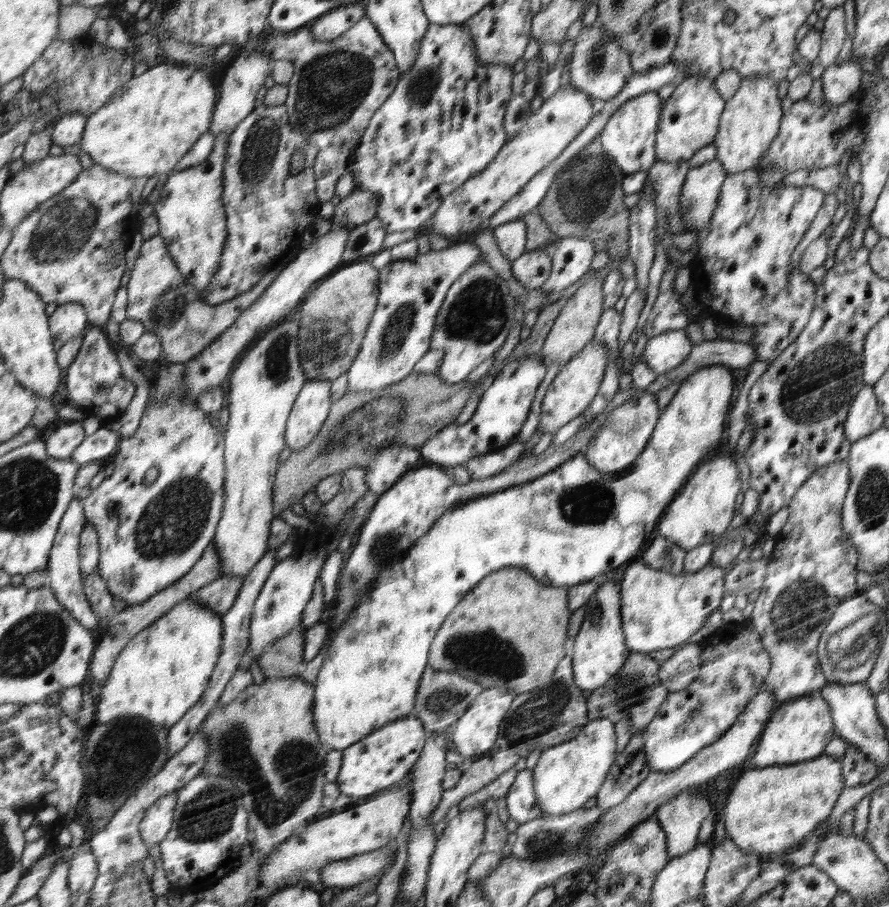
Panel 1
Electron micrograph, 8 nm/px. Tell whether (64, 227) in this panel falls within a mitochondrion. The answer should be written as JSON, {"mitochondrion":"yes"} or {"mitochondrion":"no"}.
{"mitochondrion":"yes"}

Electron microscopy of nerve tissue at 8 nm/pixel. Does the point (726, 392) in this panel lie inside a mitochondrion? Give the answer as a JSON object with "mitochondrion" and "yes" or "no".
{"mitochondrion":"no"}

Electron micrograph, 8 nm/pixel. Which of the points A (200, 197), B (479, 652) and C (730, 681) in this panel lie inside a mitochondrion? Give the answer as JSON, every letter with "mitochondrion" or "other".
{"A":"other","B":"mitochondrion","C":"mitochondrion"}

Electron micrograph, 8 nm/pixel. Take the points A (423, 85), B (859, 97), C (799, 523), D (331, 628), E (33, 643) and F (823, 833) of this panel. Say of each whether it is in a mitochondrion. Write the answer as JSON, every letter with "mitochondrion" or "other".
{"A":"mitochondrion","B":"other","C":"other","D":"other","E":"mitochondrion","F":"other"}

